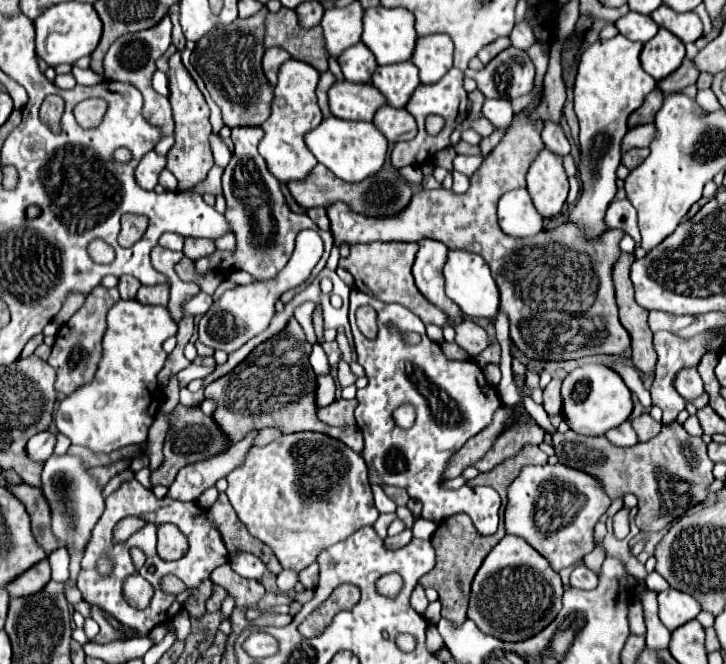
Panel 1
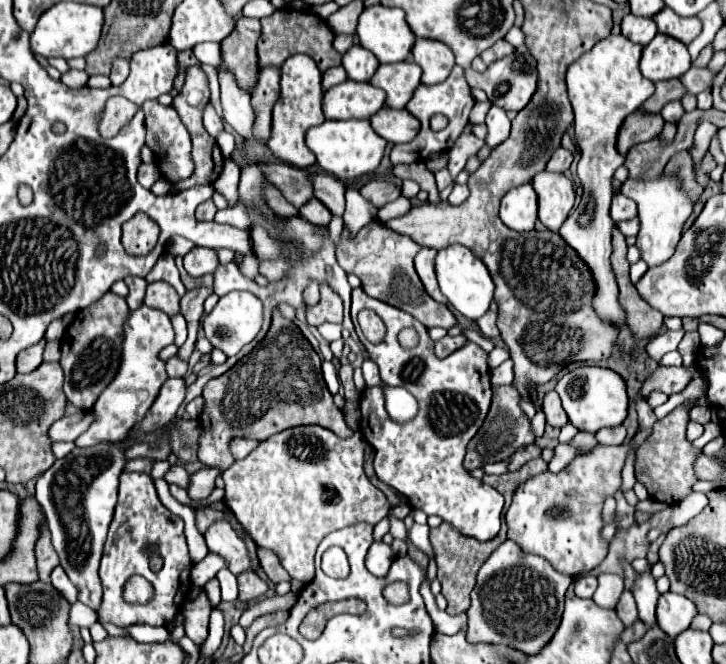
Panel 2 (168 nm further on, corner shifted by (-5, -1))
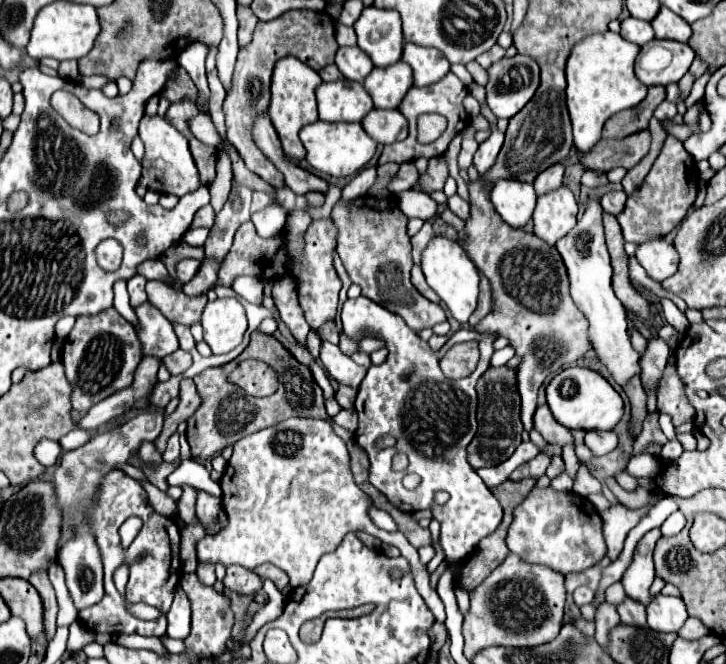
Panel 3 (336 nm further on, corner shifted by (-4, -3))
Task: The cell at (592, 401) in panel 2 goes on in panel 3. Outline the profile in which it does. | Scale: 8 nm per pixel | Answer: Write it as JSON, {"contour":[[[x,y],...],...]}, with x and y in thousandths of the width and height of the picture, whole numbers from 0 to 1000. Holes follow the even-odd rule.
{"contour":[[[780,554],[758,572],[752,581],[752,608],[763,633],[785,648],[843,648],[860,623],[860,608],[854,593],[813,554]]]}

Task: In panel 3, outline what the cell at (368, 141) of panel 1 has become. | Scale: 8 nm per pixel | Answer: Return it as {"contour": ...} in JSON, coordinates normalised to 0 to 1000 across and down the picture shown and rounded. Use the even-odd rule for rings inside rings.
{"contour":[[[433,184],[413,196],[413,211],[421,223],[421,241],[430,253],[452,265],[485,265],[501,253],[501,247],[515,235],[518,214],[501,199],[499,187],[474,184]]]}

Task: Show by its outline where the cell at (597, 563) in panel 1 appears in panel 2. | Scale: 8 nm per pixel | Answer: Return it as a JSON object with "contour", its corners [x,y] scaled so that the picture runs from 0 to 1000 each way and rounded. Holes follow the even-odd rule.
{"contour":[[[825,864],[822,870],[825,870],[825,886],[820,889],[817,904],[820,904],[825,913],[847,916],[847,910],[853,907],[855,892],[861,889],[861,886],[858,886],[858,870],[850,867],[850,864]]]}

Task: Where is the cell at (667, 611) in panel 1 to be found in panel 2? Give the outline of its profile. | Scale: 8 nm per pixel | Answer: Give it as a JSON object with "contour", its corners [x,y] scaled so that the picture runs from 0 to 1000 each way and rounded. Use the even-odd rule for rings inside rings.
{"contour":[[[916,892],[908,898],[905,940],[924,961],[946,949],[957,928],[960,928],[960,913],[949,901],[938,895],[927,895],[927,892]]]}

